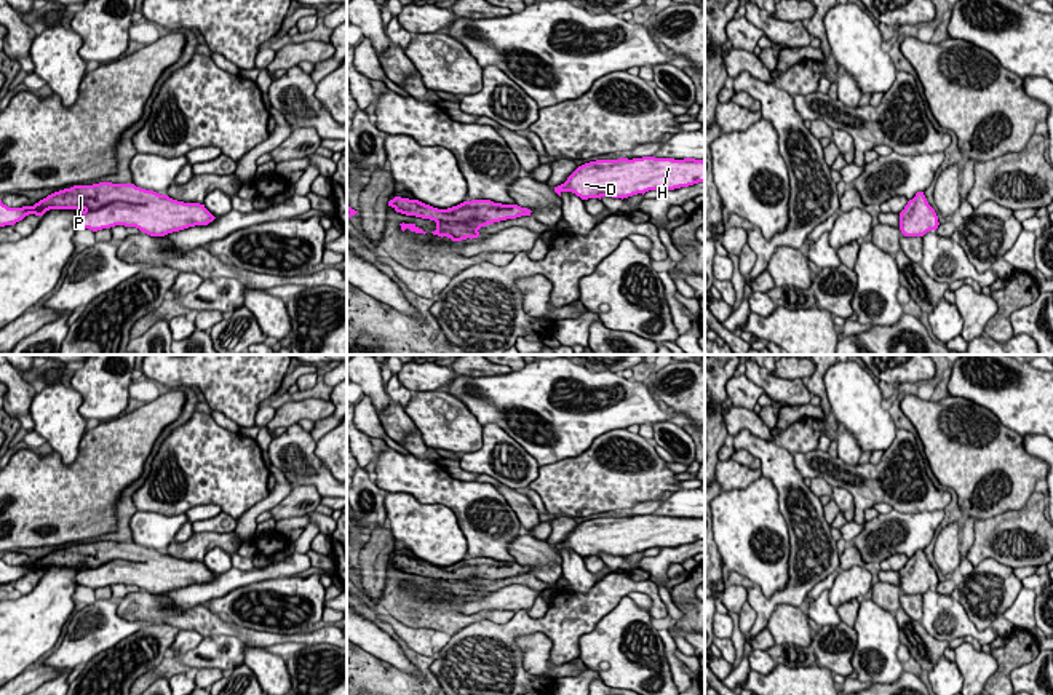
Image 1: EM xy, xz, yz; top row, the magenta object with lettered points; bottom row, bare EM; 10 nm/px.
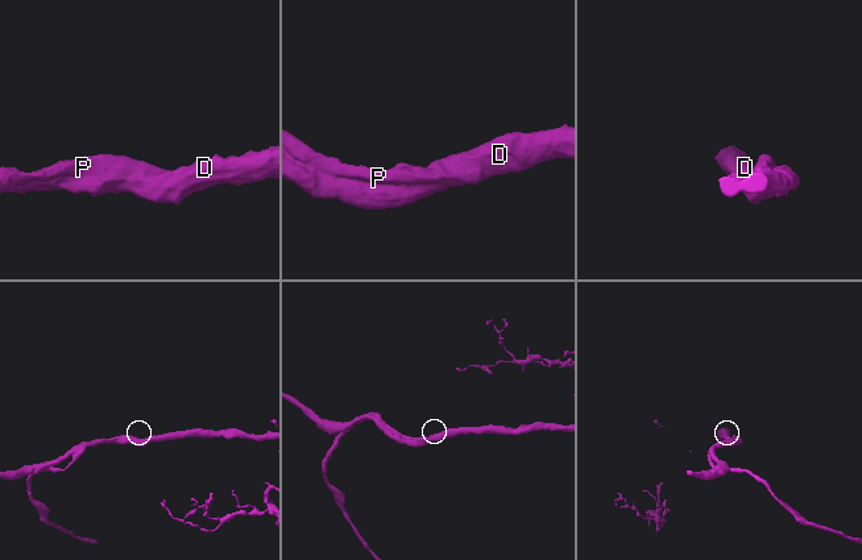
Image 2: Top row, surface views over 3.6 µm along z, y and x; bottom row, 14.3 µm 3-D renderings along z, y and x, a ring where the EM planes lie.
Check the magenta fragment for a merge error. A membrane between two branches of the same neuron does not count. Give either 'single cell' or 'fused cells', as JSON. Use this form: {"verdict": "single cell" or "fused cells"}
{"verdict": "single cell"}

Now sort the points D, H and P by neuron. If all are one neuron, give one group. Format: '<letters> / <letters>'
D H P

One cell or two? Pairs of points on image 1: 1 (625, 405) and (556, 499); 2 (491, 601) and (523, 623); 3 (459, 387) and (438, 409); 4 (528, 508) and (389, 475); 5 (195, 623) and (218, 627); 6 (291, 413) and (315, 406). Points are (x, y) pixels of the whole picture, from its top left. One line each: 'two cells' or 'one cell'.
1: two cells
2: two cells
3: two cells
4: two cells
5: one cell
6: one cell

